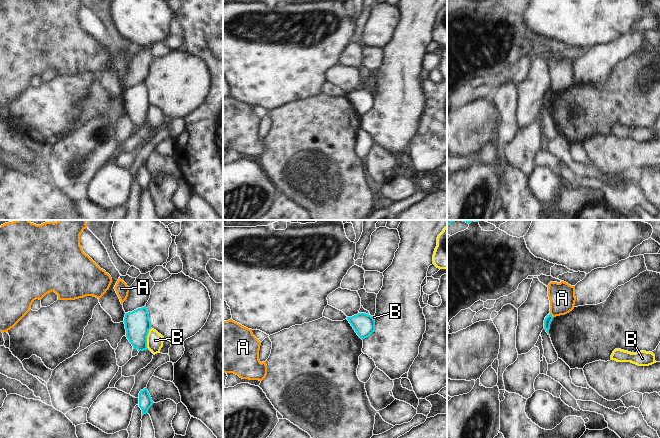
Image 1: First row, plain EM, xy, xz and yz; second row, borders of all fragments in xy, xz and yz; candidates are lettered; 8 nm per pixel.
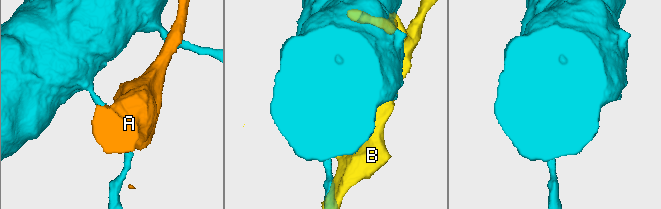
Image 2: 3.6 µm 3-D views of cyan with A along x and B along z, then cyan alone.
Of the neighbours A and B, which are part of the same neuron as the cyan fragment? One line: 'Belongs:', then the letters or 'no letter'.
Belongs: no letter

